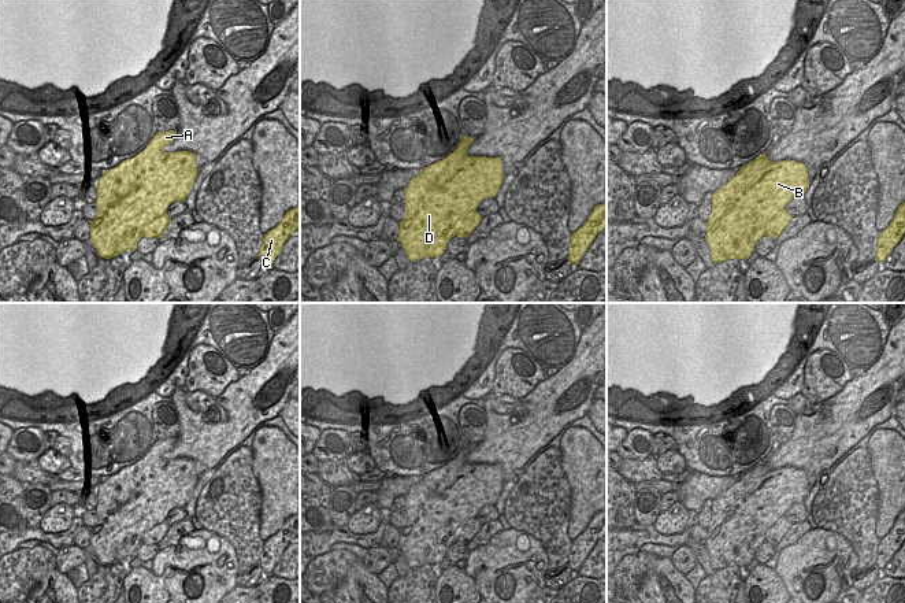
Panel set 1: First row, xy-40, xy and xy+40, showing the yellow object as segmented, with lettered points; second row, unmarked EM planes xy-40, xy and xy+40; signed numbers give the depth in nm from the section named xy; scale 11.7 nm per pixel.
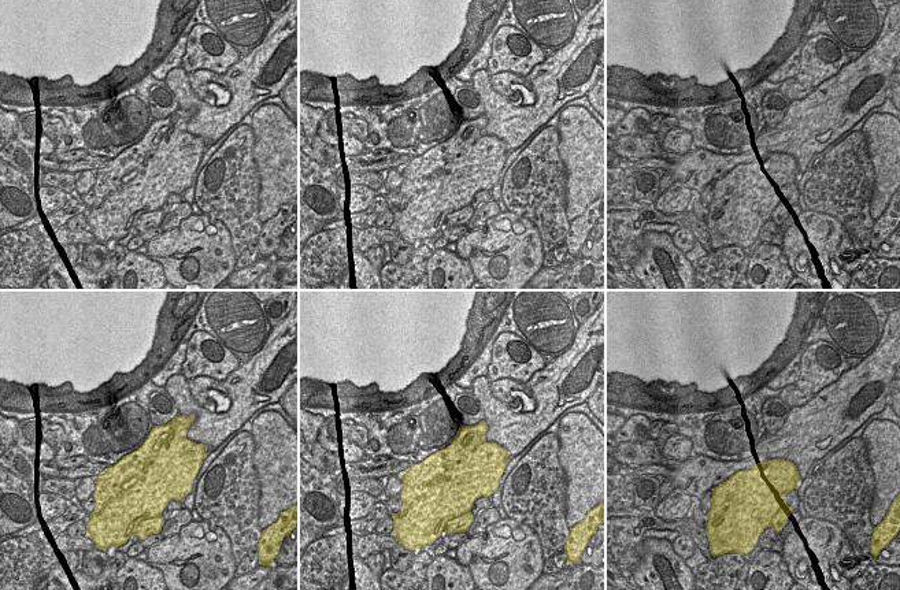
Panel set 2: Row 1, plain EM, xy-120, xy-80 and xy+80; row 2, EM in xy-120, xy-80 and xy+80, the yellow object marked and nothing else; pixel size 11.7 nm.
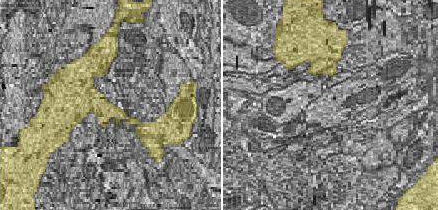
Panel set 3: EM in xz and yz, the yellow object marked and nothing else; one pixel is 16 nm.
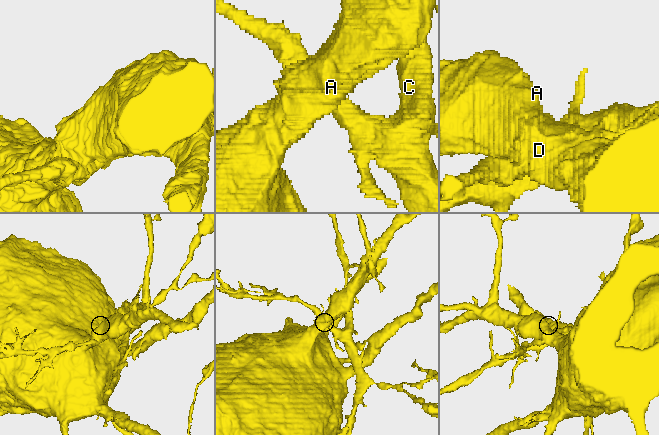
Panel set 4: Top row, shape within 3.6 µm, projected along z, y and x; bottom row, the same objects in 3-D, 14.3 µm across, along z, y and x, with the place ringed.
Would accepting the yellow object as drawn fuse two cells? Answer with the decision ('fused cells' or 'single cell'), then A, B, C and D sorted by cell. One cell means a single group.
fused cells; groups A B D / C

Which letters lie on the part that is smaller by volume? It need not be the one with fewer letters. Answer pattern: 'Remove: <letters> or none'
Remove: C

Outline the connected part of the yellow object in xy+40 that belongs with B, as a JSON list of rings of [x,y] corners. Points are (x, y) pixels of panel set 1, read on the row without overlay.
[[[765,460],[742,473],[735,484],[712,500],[705,547],[715,570],[749,566],[767,532],[809,493],[801,469],[769,469]]]

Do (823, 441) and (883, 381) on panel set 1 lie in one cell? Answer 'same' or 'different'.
same

